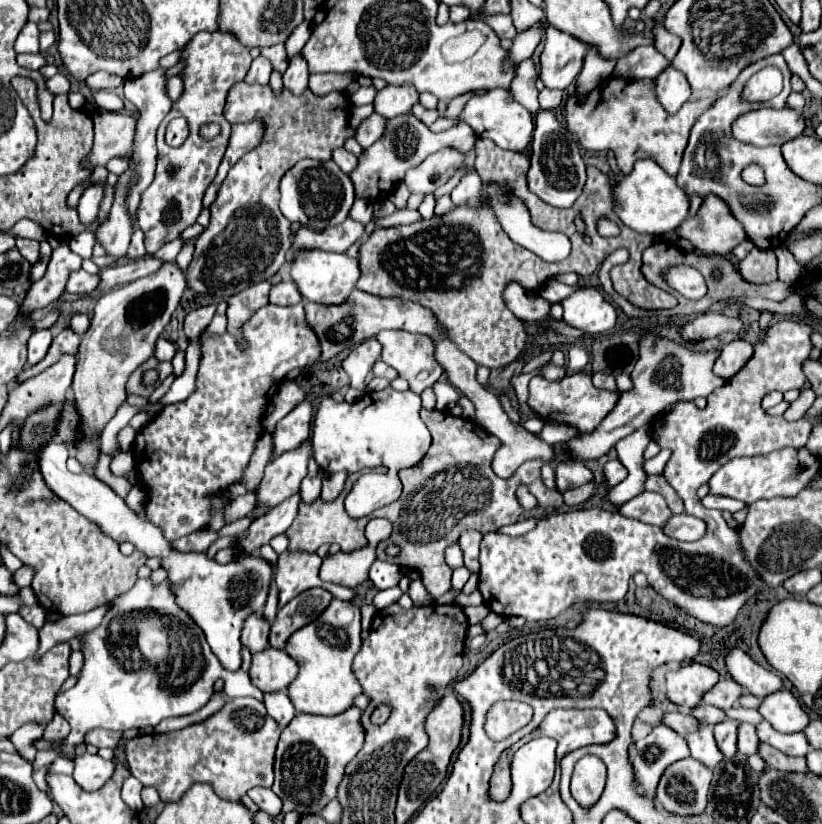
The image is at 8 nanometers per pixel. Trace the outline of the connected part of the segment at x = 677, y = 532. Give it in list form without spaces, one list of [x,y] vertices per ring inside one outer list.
[[[682,513],[682,515],[672,515],[662,525],[662,533],[666,533],[676,541],[696,541],[706,533],[706,525],[700,519]]]

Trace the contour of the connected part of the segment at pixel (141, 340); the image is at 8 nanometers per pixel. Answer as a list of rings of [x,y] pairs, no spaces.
[[[166,261],[156,273],[136,279],[98,297],[92,323],[80,343],[78,365],[72,381],[76,409],[84,421],[84,439],[76,451],[76,459],[82,465],[94,465],[98,461],[98,437],[104,425],[114,417],[116,409],[124,403],[124,385],[130,373],[154,355],[156,339],[168,325],[172,313],[176,311],[184,289],[186,279],[178,263]]]

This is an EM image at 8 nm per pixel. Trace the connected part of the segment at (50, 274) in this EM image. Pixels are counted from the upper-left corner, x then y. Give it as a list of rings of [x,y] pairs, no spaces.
[[[60,243],[52,253],[52,261],[48,265],[46,275],[30,287],[20,313],[30,315],[30,311],[36,307],[54,305],[58,301],[58,297],[64,293],[70,273],[78,271],[80,263],[82,263],[82,257],[76,255],[74,251],[70,251],[70,247],[66,243]]]

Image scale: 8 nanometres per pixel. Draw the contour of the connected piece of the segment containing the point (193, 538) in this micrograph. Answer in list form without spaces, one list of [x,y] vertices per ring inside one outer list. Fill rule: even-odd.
[[[206,529],[171,541],[171,546],[180,552],[206,552],[218,538],[217,532]]]

